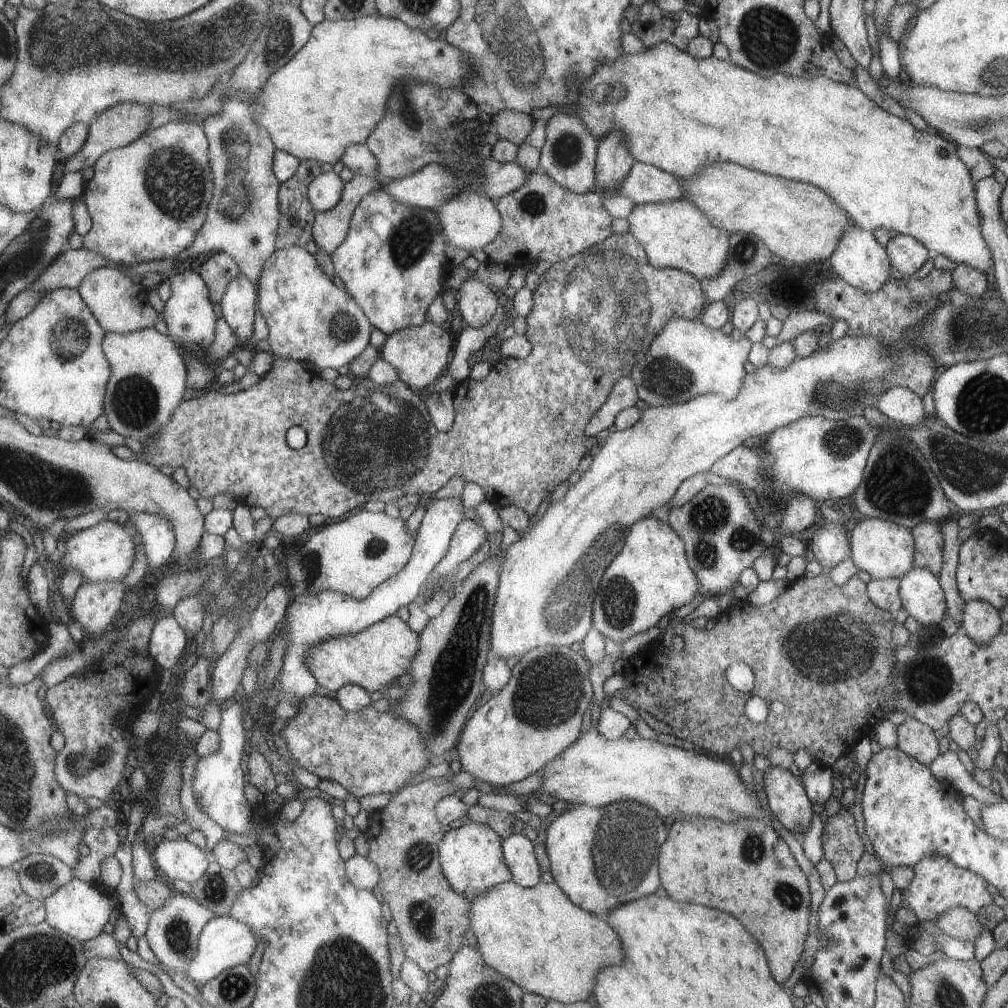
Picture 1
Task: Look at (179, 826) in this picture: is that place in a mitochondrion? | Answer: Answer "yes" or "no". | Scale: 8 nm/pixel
no

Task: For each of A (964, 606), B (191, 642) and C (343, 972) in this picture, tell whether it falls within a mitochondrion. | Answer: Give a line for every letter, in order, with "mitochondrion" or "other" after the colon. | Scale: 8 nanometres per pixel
A: other
B: other
C: mitochondrion

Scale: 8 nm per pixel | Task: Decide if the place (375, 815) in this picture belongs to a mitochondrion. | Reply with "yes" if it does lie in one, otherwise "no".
no

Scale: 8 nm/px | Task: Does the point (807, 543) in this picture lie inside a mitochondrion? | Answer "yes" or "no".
no

